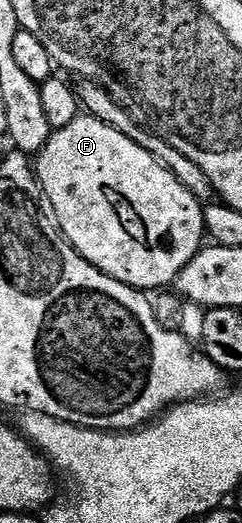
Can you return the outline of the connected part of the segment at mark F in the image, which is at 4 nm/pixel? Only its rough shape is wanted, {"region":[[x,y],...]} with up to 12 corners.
{"region":[[80,116],[36,177],[62,237],[135,290],[177,283],[206,215],[124,132]]}

